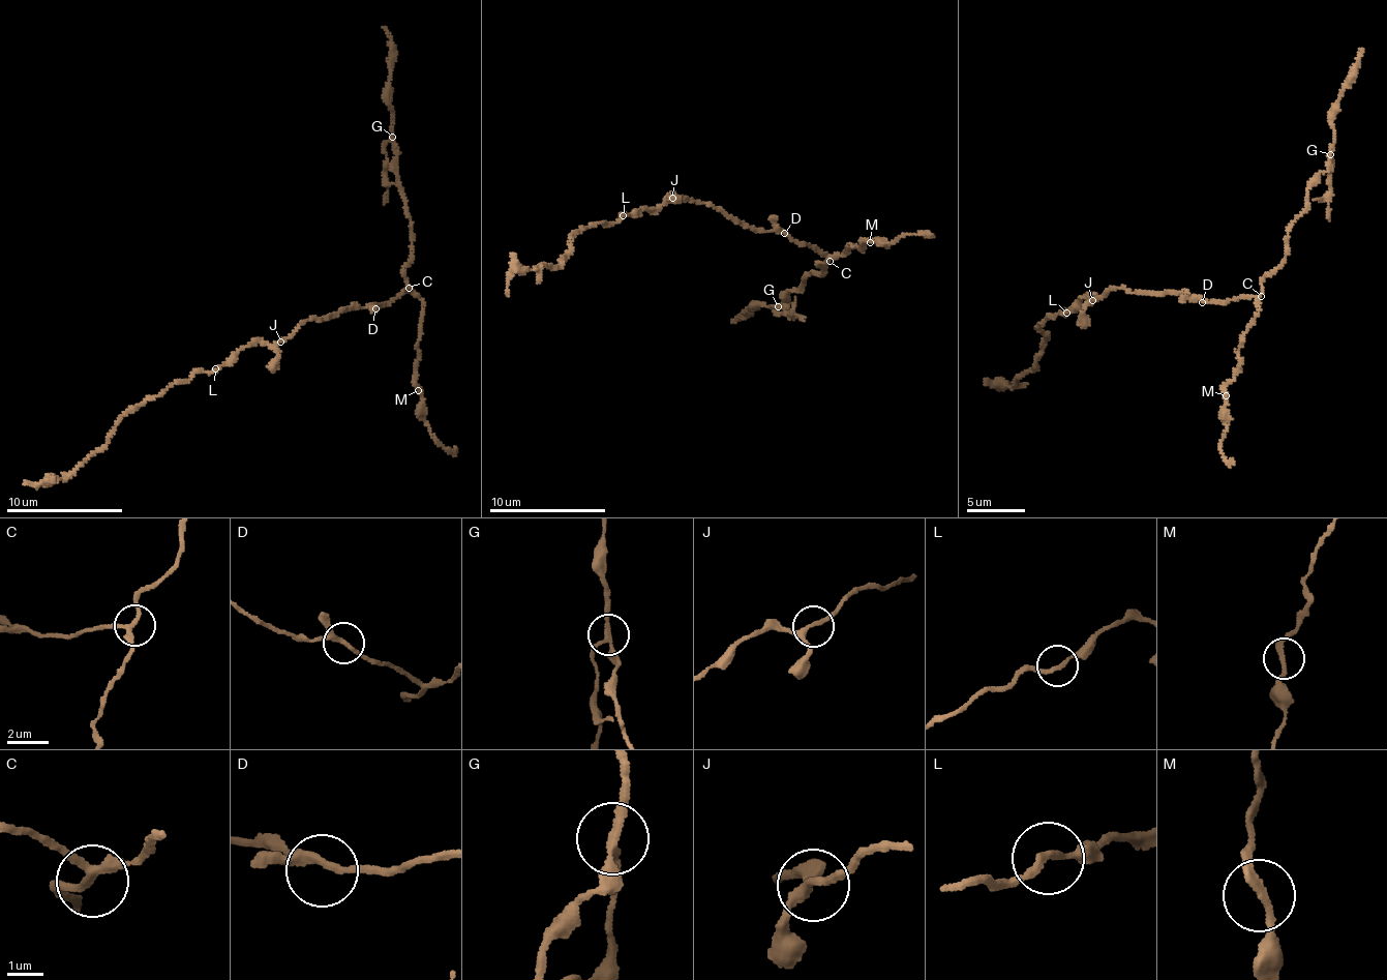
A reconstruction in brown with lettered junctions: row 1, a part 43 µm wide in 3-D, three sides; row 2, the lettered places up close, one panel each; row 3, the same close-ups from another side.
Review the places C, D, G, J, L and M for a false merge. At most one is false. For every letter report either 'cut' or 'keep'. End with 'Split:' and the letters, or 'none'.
C: keep
D: keep
G: cut
J: keep
L: keep
M: keep
Split: G

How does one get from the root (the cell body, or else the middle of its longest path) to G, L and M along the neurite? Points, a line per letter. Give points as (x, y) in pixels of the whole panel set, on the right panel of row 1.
G: (1153, 292), (1224, 301), (1257, 296), (1262, 278), (1286, 260), (1288, 231), (1331, 153)
L: (1153, 292), (1131, 293), (1114, 287), (1102, 296), (1092, 297), (1090, 301), (1090, 296), (1080, 296), (1066, 313)
M: (1153, 292), (1224, 301), (1244, 296), (1256, 299), (1255, 324), (1243, 335), (1239, 373), (1227, 386), (1226, 395)

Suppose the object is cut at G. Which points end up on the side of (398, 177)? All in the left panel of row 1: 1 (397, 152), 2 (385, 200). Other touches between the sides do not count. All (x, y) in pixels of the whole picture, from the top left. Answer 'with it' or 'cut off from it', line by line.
1: with it
2: cut off from it

